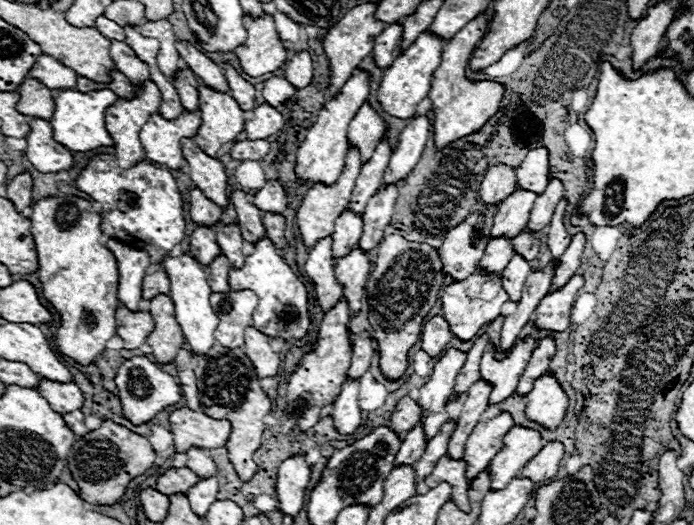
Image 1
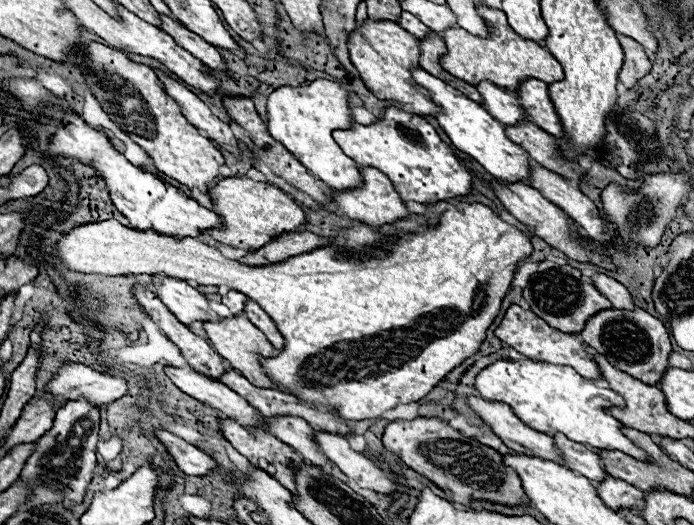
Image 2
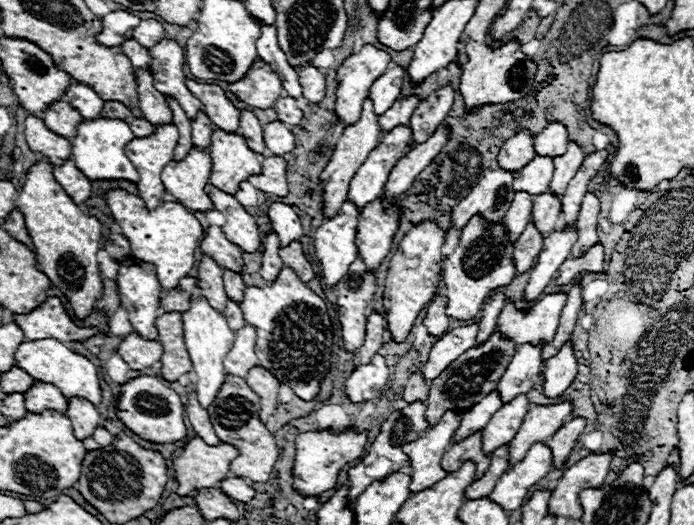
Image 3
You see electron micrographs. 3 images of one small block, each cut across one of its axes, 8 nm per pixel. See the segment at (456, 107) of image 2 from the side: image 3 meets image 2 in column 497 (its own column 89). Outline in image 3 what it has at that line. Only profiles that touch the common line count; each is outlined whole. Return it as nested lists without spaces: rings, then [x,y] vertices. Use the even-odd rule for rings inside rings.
[[[94,118],[94,120],[82,120],[78,124],[76,136],[70,140],[72,146],[72,160],[76,162],[78,170],[86,174],[90,180],[100,180],[100,178],[124,178],[138,182],[138,172],[132,166],[132,162],[124,154],[126,142],[134,138],[130,126],[126,126],[124,120],[120,118]]]

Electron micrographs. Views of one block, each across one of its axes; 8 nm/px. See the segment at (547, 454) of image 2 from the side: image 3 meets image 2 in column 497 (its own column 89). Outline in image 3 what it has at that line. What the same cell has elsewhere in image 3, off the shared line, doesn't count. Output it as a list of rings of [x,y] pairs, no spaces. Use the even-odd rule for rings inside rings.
[[[70,398],[68,408],[66,408],[66,416],[72,422],[74,436],[80,440],[84,440],[86,436],[92,436],[94,428],[98,426],[98,420],[100,420],[94,404],[88,402],[86,398]]]

